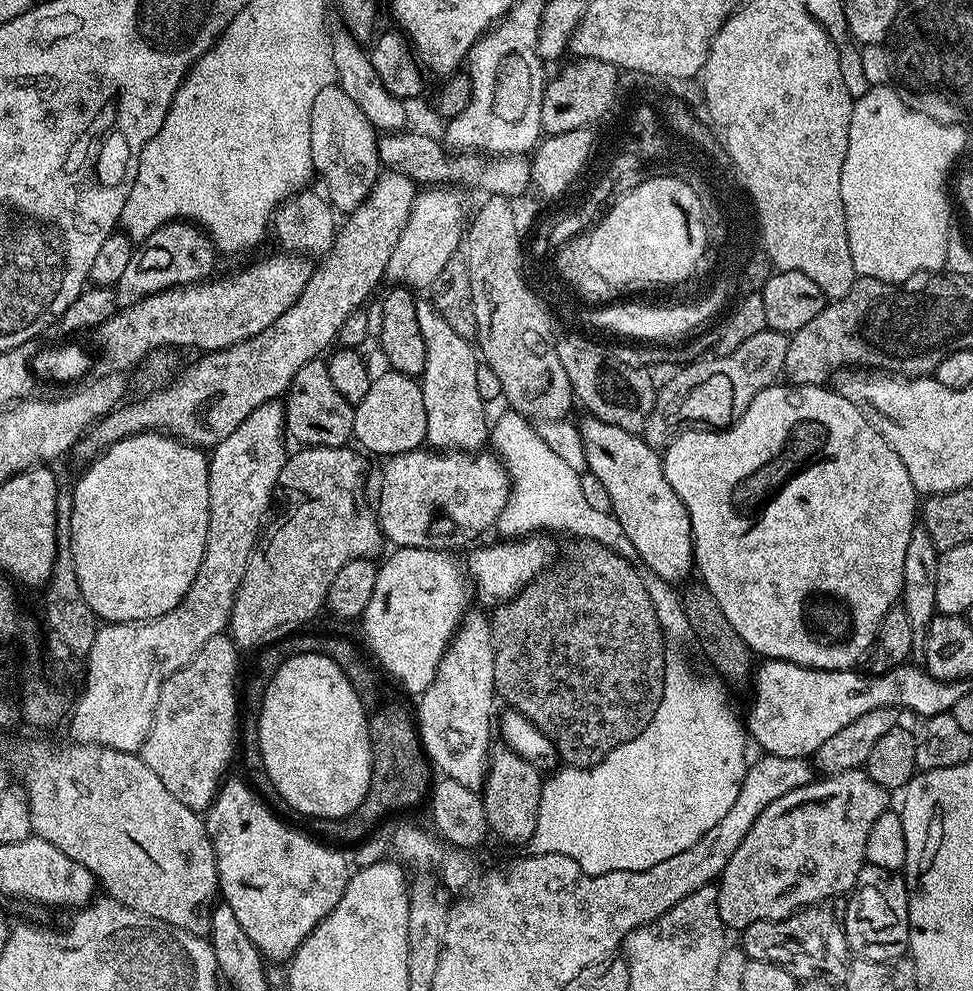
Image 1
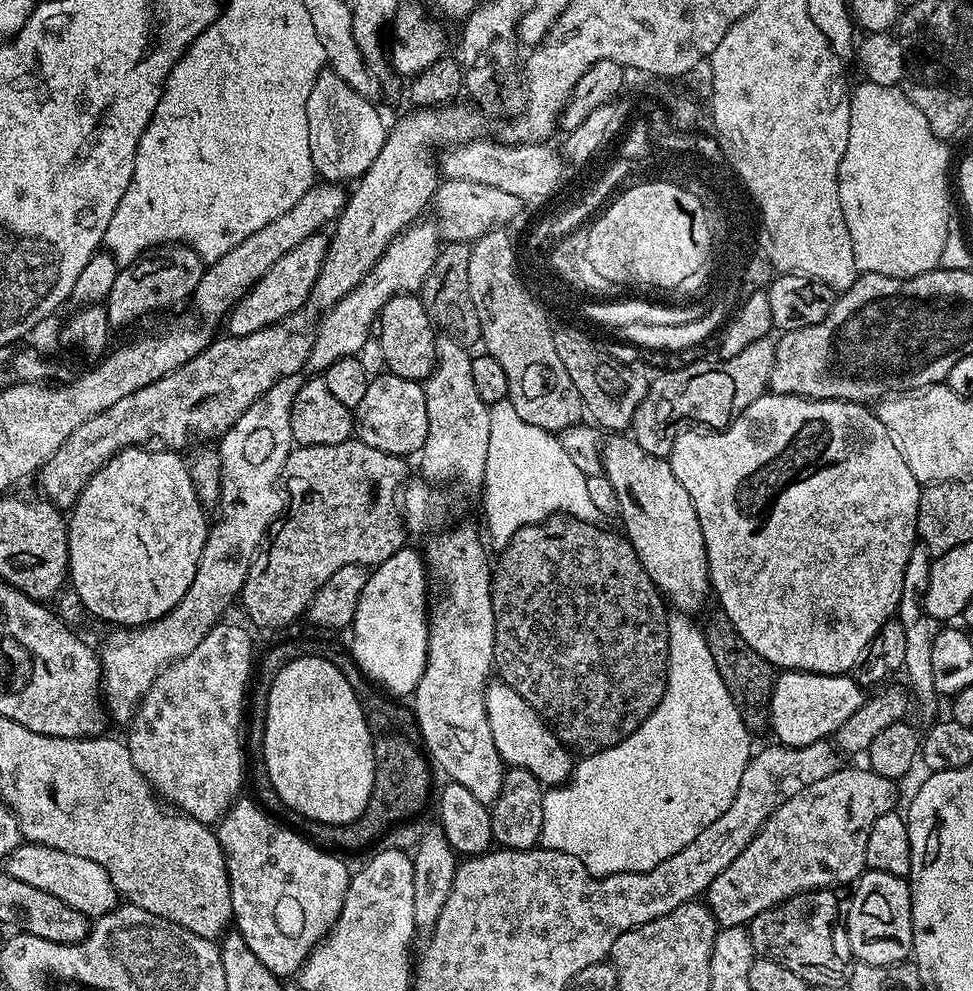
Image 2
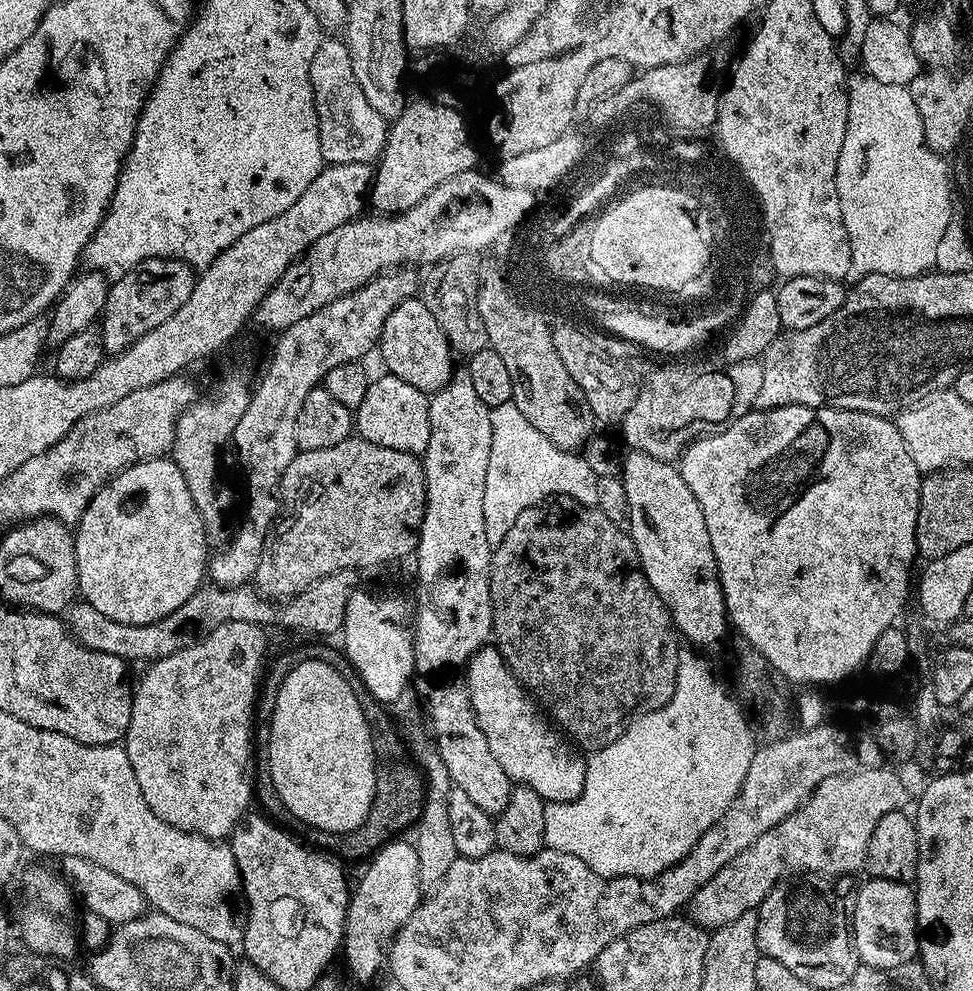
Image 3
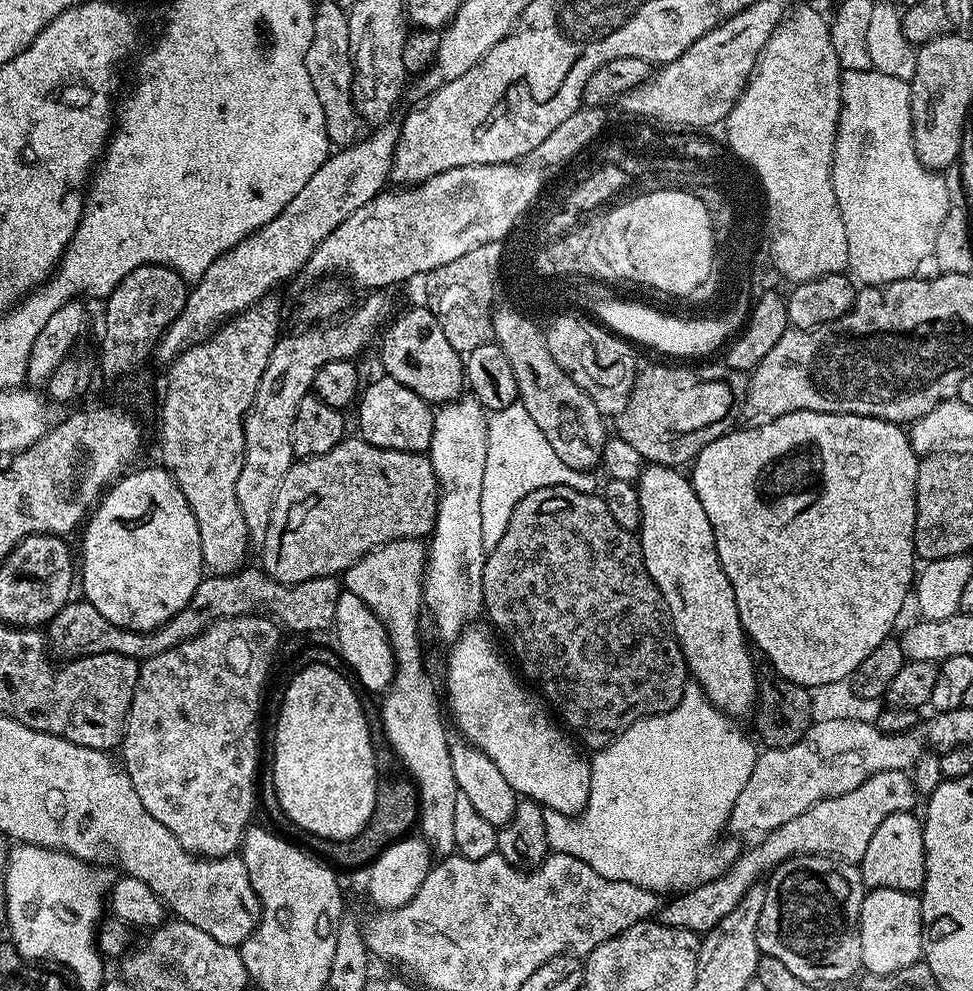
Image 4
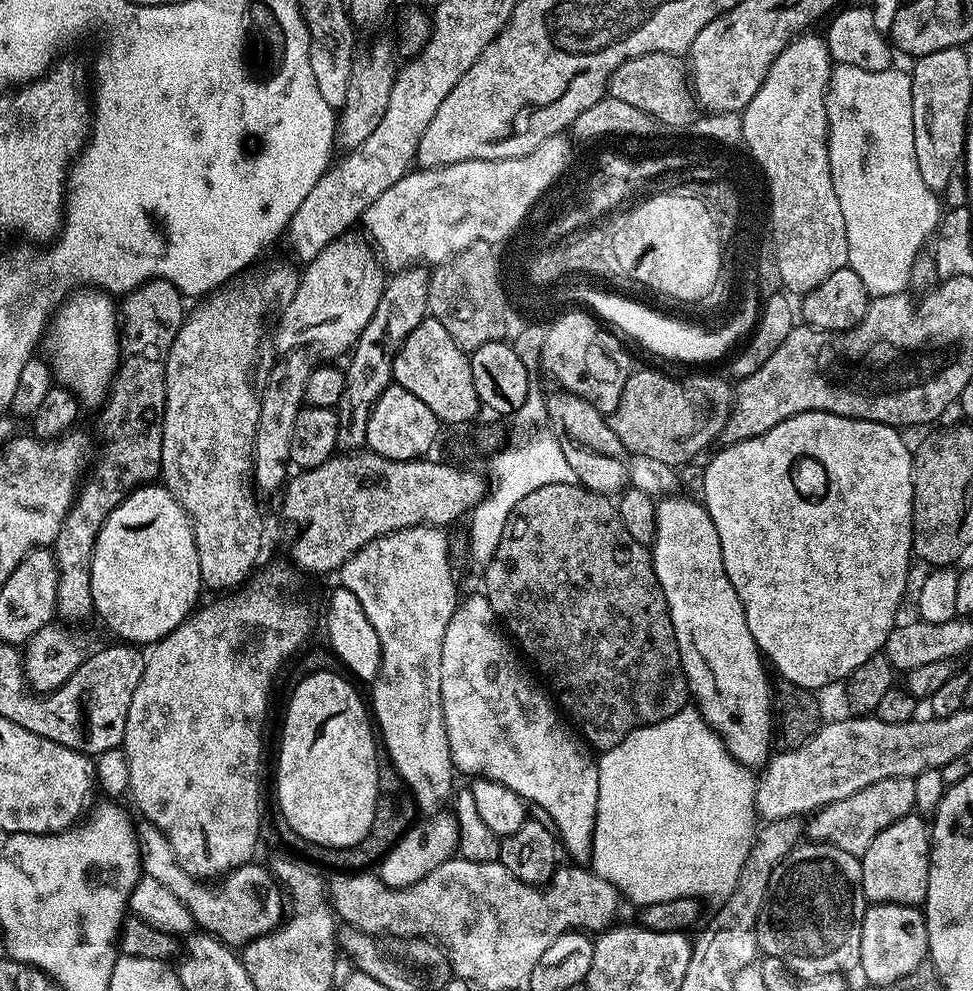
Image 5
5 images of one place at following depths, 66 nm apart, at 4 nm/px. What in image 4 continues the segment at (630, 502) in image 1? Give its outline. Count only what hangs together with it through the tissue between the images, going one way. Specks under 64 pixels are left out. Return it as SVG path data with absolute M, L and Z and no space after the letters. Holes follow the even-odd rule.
M648 464L640 469L640 479L635 481L635 486L640 507L638 539L642 558L650 578L654 578L662 594L672 633L680 643L691 679L704 691L706 698L710 698L715 708L730 717L741 718L757 707L758 668L752 665L753 649L734 602L734 586L730 586L730 578L726 578L726 570L722 570L722 562L718 558L710 518L706 518L706 510L702 510L702 502L698 502L691 479L680 472L683 471L666 464Z

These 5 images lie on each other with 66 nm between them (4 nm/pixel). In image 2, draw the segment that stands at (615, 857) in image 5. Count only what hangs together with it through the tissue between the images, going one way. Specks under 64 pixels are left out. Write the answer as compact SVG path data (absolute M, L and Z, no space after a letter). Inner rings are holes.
M672 610L668 613L668 673L662 702L658 702L654 711L622 742L601 752L585 755L581 759L584 761L581 764L579 761L573 767L572 779L567 784L552 786L545 791L539 847L574 854L574 858L578 858L578 862L582 862L582 866L586 866L586 870L592 876L612 876L615 872L645 872L658 866L658 862L678 854L678 850L690 846L690 842L694 842L694 838L698 838L698 834L706 830L706 826L710 826L714 818L726 814L726 806L730 806L730 802L734 802L734 794L738 794L738 782L742 782L742 770L746 770L748 761L754 755L753 733L749 732L738 706L734 706L734 698L730 698L730 690L726 690L726 682L722 682L722 674L718 674L714 654L710 654L710 646L706 646L703 627L692 620L695 619L690 618L689 613L686 612Z

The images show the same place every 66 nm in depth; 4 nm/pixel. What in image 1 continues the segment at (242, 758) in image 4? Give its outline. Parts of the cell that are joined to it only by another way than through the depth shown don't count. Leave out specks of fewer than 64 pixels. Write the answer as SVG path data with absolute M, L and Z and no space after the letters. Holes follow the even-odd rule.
M221 634L210 638L186 666L182 666L162 686L158 694L158 706L152 715L152 725L141 746L139 756L158 774L162 786L194 811L203 813L212 807L222 781L229 775L232 755L238 752L238 688L236 692L236 671L240 668L240 656L231 635Z

